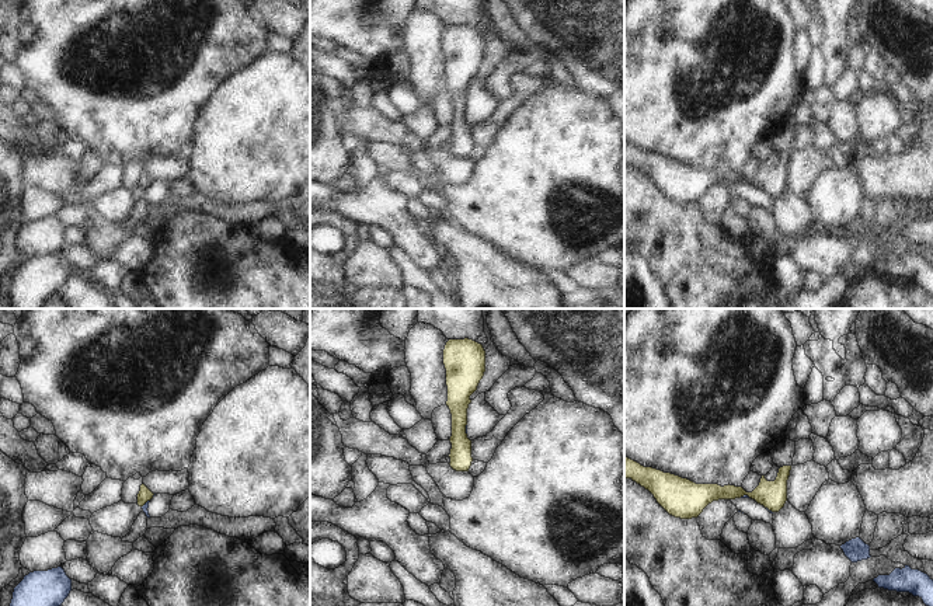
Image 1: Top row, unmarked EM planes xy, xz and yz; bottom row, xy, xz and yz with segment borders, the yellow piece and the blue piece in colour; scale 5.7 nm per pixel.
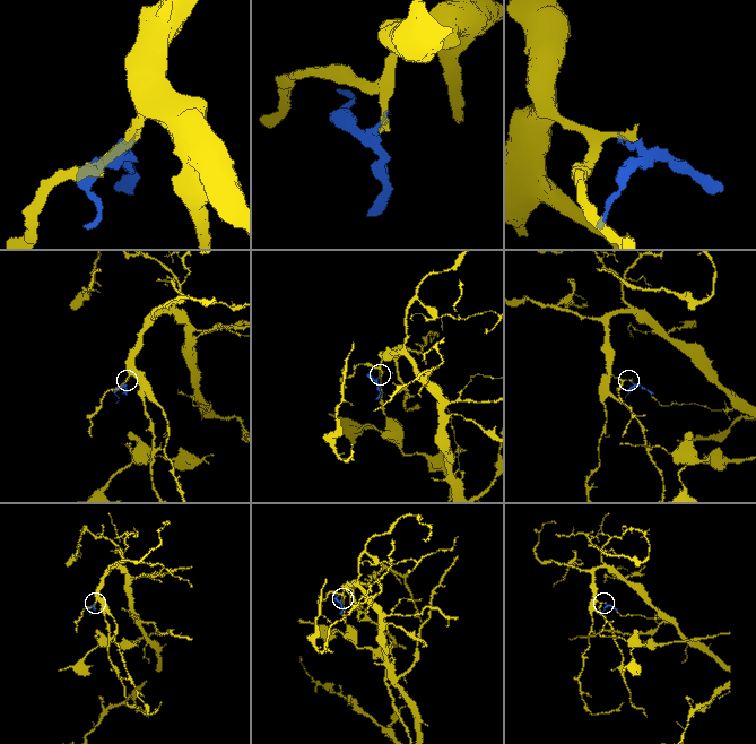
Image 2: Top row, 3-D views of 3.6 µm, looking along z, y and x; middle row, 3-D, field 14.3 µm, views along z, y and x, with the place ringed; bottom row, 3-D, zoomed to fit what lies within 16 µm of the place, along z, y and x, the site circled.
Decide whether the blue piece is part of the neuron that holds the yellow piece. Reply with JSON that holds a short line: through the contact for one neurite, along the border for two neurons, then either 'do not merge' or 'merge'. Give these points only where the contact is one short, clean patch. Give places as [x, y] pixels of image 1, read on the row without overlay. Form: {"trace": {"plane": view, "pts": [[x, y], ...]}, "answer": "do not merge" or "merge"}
{"trace": {"plane": "xz", "pts": [[466, 110], [466, 119]]}, "answer": "do not merge"}

